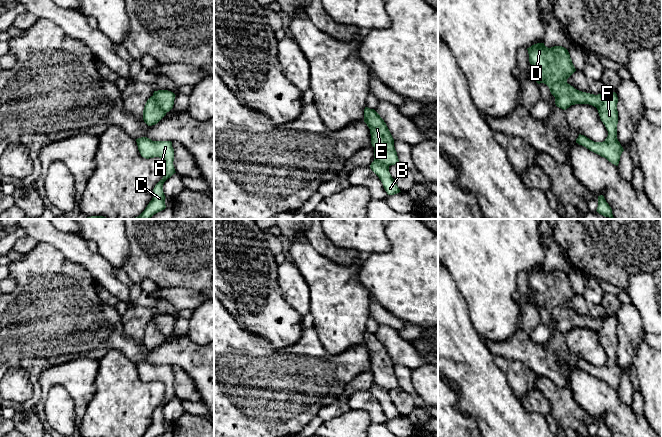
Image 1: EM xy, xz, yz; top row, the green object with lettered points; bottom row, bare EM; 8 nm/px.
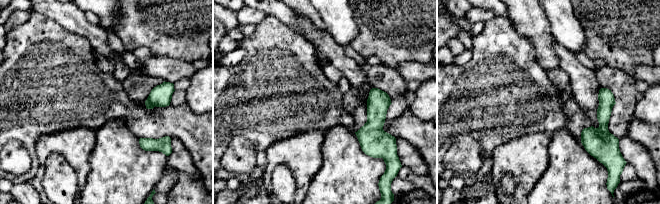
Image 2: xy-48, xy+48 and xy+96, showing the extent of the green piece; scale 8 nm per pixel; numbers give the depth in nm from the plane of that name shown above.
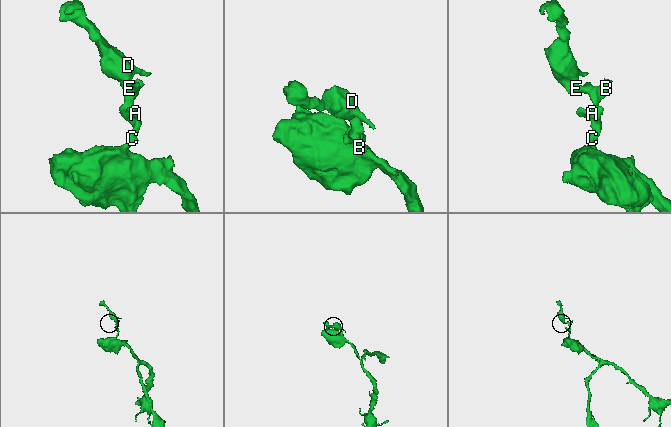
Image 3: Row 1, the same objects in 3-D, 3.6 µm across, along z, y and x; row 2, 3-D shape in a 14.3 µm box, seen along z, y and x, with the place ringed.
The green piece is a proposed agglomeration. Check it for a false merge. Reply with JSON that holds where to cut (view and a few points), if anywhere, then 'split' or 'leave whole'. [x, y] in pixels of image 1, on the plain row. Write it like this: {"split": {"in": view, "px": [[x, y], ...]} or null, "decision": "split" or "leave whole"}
{"split": {"in": "xy", "px": [[152, 320], [166, 336]]}, "decision": "split"}

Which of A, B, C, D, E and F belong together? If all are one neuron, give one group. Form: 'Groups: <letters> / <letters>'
Groups: A B C F / D E

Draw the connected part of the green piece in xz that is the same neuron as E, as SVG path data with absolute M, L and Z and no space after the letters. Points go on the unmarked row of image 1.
M365 331L364 346L370 353L374 384L388 390L399 387L394 363L380 339L374 333Z

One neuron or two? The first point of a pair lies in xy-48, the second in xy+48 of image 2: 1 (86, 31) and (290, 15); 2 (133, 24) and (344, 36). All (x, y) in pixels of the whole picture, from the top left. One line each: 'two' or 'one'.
1: one
2: two

